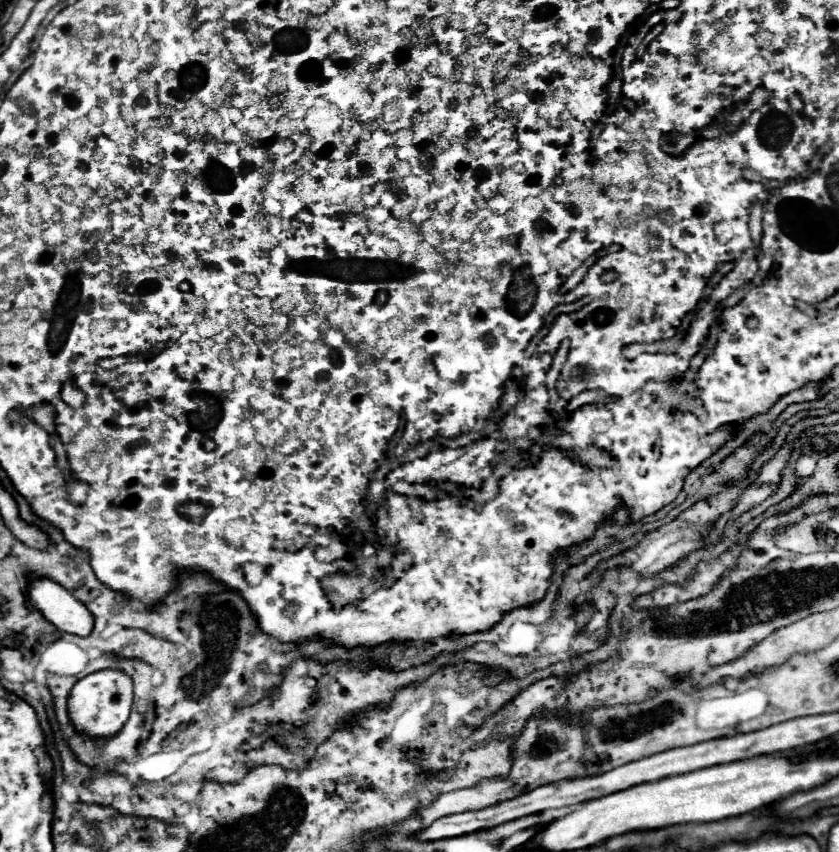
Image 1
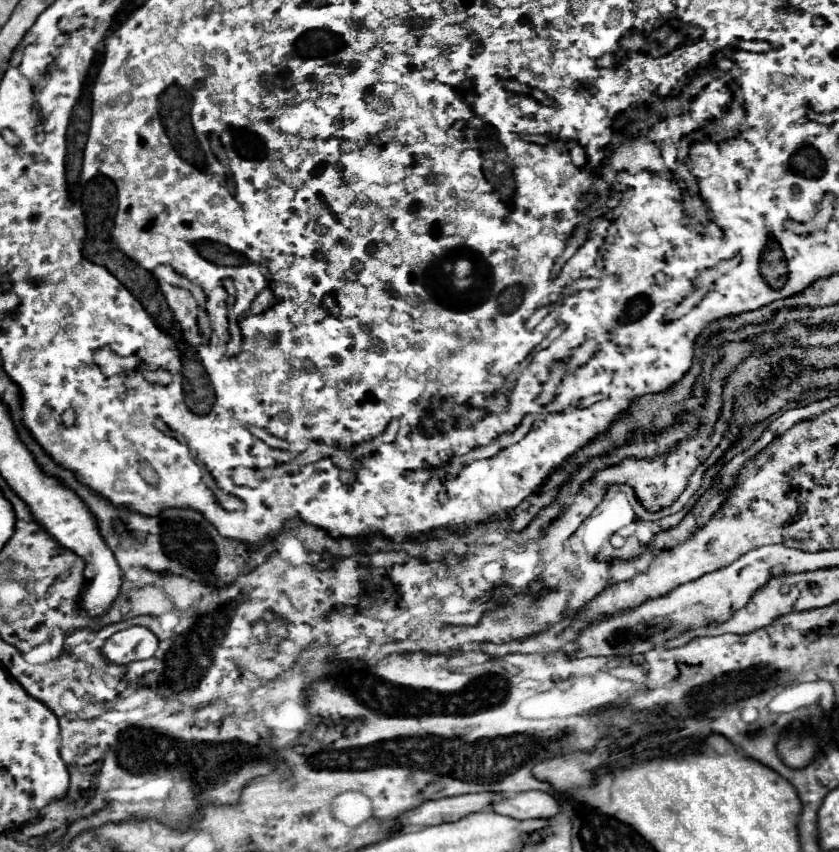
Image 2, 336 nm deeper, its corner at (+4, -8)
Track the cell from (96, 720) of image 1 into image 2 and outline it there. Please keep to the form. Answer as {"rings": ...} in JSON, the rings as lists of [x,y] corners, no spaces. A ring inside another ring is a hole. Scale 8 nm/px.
{"rings":[[[134,625],[114,633],[110,639],[106,639],[102,647],[104,655],[114,663],[148,659],[154,655],[156,649],[158,649],[158,637],[148,627],[142,625]]]}

